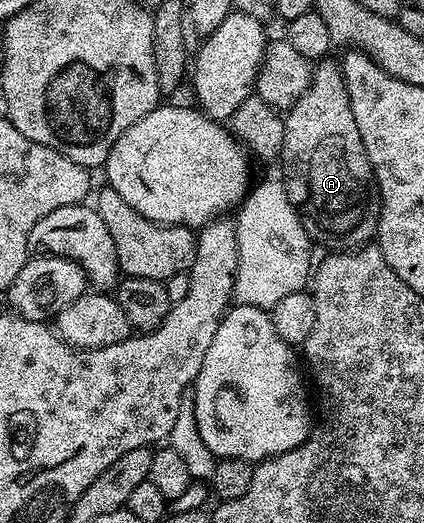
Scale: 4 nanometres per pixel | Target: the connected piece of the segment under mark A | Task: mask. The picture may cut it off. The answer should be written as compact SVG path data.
M320 61L312 68L312 80L306 89L306 93L302 93L302 97L298 97L298 101L294 101L294 105L288 108L284 115L284 136L282 137L282 149L280 150L279 166L284 166L284 174L282 174L283 183L288 190L289 199L293 203L294 209L300 215L301 223L305 227L311 242L318 245L328 247L332 251L351 251L355 248L371 244L376 238L376 230L378 229L378 221L380 220L380 187L376 184L376 174L370 165L370 157L366 153L366 145L362 145L362 133L358 133L358 121L354 121L354 109L350 109L350 93L346 93L346 81L344 74L340 71L339 62Z

